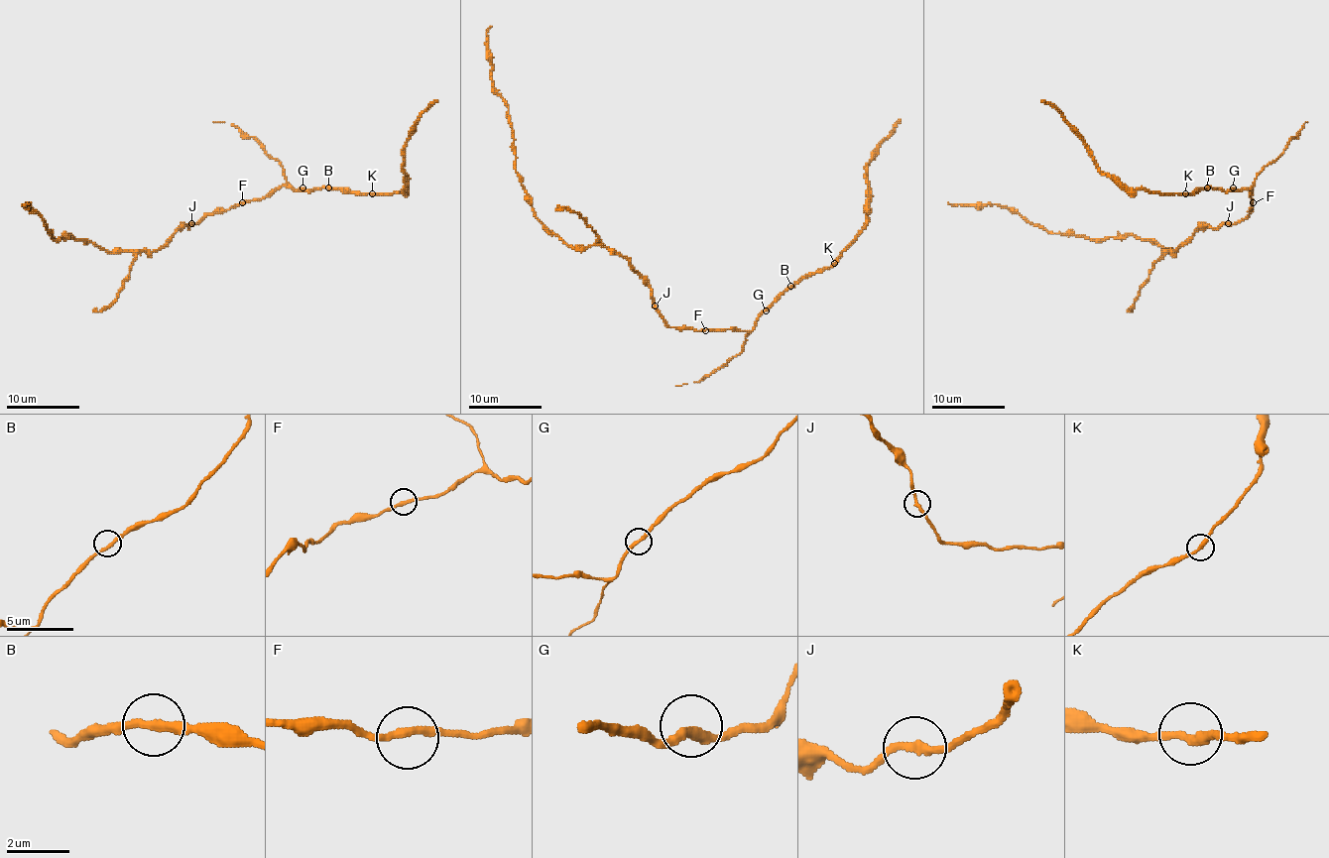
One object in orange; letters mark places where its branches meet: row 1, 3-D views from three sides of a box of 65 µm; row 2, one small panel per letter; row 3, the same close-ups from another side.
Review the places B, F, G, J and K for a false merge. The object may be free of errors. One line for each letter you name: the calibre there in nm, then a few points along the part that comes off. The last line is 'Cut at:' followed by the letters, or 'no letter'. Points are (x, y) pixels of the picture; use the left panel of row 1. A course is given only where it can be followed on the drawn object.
Cut at: no letter

